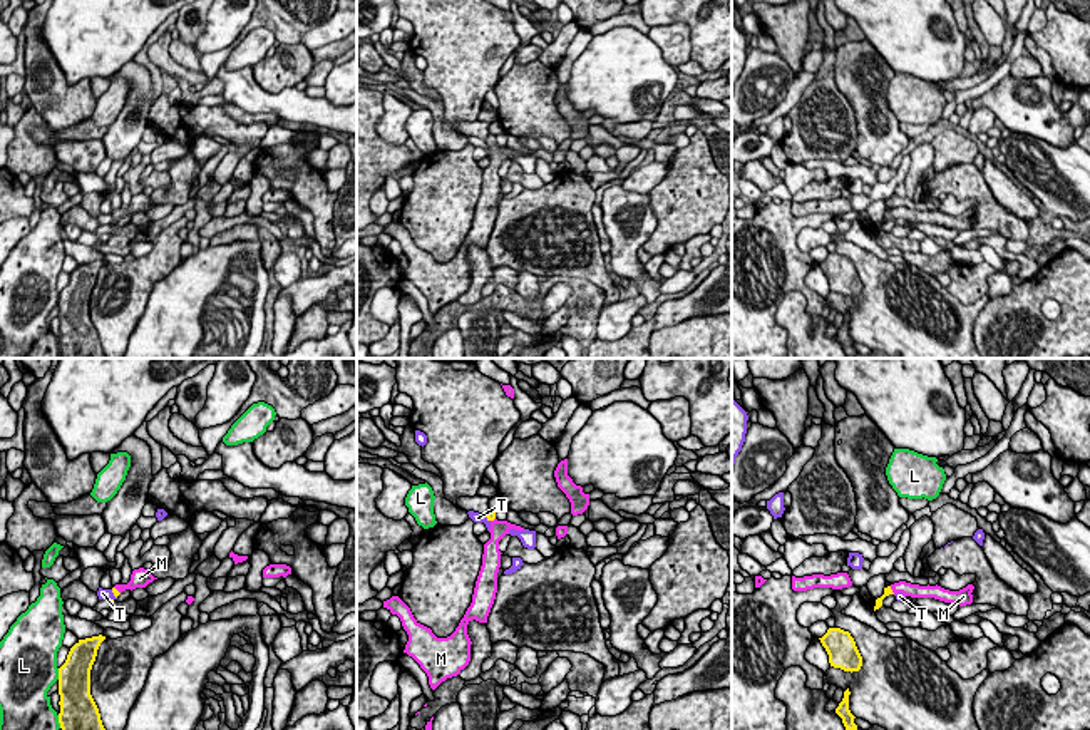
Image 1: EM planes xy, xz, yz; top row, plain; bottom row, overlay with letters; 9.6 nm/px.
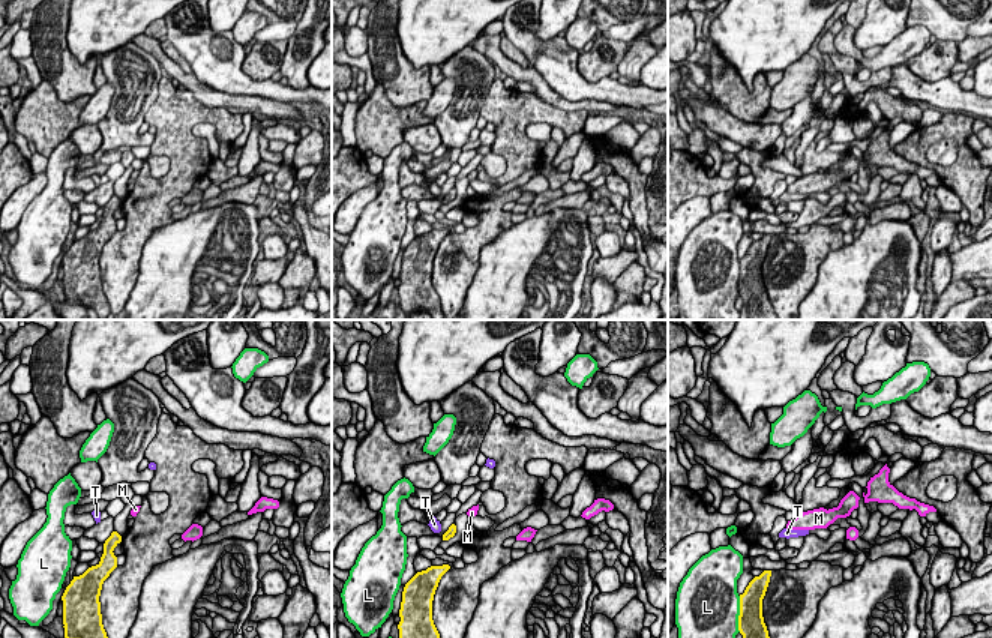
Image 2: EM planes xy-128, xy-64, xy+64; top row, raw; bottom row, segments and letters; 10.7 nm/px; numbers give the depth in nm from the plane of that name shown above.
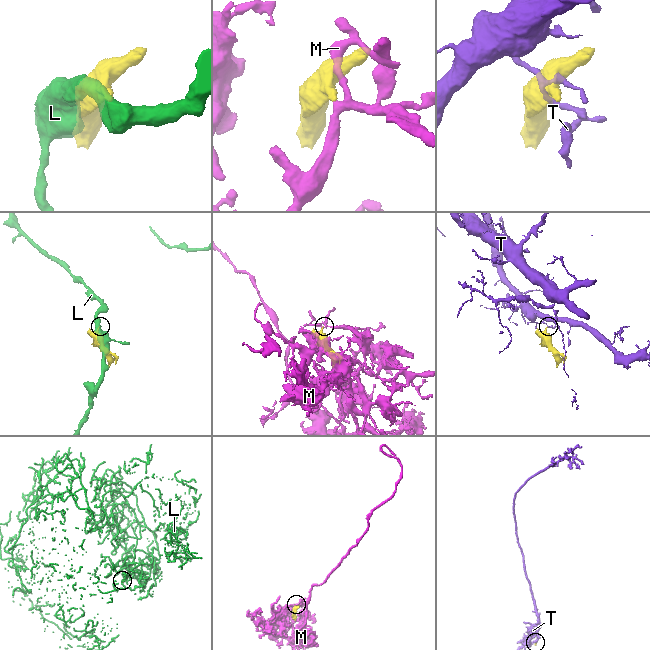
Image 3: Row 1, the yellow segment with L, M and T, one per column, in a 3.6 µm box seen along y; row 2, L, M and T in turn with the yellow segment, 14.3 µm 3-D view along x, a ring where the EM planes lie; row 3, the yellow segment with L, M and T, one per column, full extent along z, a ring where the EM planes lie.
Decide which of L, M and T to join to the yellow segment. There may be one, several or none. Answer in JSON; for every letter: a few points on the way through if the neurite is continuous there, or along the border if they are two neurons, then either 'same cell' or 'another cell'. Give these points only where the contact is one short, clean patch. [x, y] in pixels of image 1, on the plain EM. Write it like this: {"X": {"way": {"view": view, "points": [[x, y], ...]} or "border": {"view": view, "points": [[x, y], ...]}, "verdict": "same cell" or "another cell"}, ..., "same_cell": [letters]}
{"L": {"verdict": "another cell"}, "M": {"way": {"view": "yz", "points": [[888, 215], [891, 215], [906, 213]]}, "verdict": "same cell"}, "T": {"border": {"view": "xy", "points": [[111, 215], [113, 225]]}, "verdict": "another cell"}, "same_cell": ["M"]}

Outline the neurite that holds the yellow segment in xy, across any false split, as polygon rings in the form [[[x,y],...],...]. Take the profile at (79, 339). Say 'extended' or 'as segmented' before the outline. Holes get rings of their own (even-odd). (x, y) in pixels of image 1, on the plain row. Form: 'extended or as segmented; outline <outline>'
as segmented; outline [[[105,261],[79,265],[59,293],[62,358],[105,358],[99,333],[90,320],[90,295]]]

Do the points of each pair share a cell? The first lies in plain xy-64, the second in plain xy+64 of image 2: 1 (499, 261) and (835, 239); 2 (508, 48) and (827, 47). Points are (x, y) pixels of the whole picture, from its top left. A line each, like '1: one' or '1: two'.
1: two
2: two

